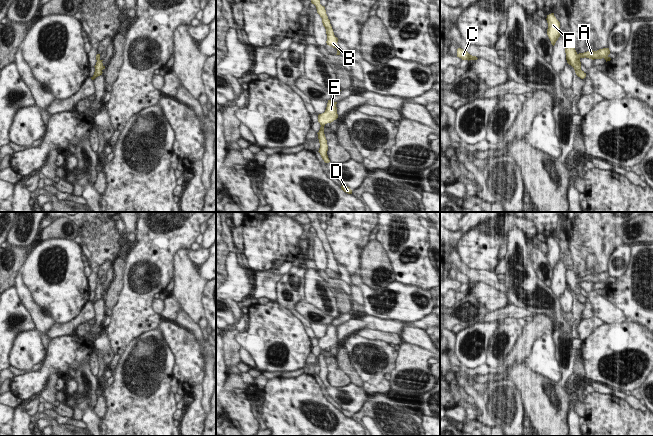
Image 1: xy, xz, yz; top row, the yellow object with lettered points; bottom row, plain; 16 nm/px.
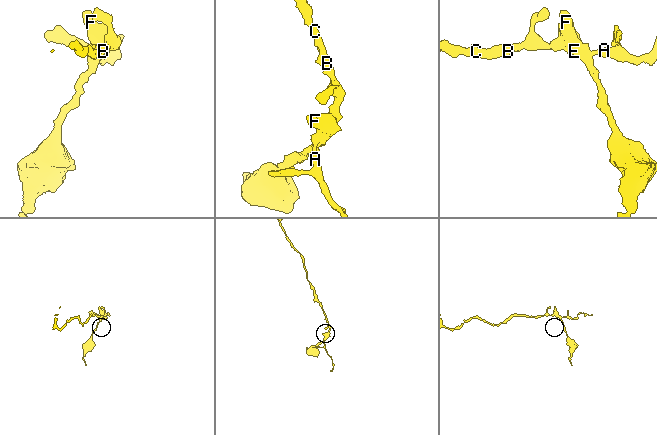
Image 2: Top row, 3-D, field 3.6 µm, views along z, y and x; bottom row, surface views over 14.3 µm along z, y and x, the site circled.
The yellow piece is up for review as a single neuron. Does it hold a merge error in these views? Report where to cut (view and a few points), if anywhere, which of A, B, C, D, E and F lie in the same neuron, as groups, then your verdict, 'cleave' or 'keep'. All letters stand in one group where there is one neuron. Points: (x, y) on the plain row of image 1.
no cut | A B C D E F | keep

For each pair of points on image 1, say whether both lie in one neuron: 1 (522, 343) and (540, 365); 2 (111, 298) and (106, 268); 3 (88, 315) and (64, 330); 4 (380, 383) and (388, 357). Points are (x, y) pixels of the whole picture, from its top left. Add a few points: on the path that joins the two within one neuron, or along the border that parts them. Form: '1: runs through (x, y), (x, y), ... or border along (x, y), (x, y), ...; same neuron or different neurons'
1: border along (544, 334), (534, 342), (531, 352), (525, 358); different neurons
2: border along (112, 270), (114, 273); different neurons
3: runs through (82, 317), (70, 327); same neuron
4: runs through (380, 377), (380, 365), (382, 363); same neuron

